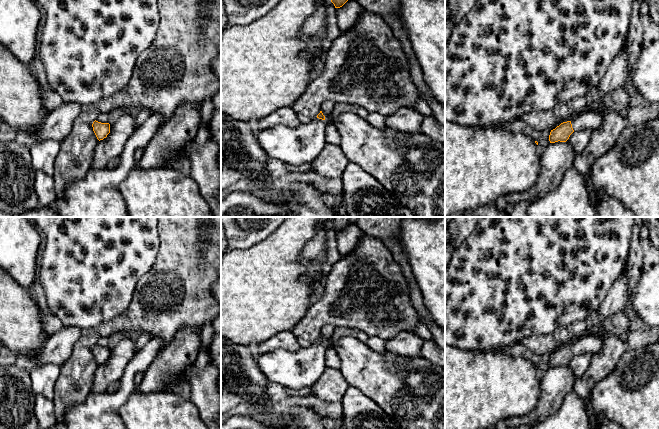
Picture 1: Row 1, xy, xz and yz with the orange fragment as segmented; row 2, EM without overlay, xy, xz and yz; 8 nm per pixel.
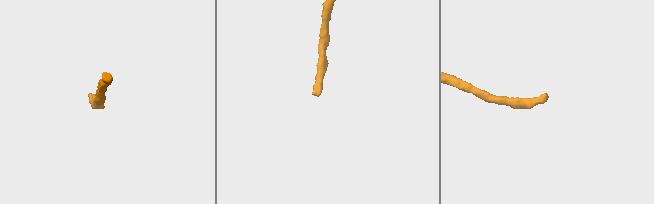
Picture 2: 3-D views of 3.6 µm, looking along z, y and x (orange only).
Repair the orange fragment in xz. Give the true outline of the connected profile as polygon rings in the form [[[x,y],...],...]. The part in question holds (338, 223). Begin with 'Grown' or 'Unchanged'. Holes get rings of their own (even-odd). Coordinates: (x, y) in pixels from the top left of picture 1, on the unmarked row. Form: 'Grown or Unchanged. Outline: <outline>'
Unchanged. Outline: [[[332,217],[331,220],[331,226],[335,232],[342,231],[349,223],[349,217]]]

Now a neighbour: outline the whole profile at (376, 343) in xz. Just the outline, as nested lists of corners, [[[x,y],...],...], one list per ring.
[[[369,336],[369,339],[366,344],[371,349],[379,351],[379,352],[383,352],[387,350],[386,341],[380,337]]]

